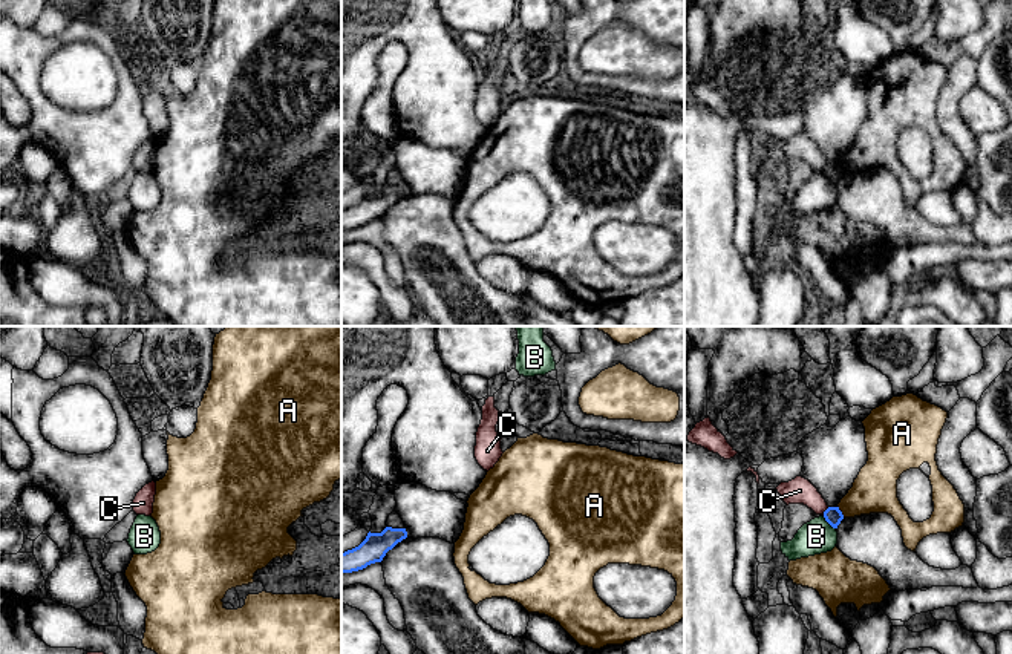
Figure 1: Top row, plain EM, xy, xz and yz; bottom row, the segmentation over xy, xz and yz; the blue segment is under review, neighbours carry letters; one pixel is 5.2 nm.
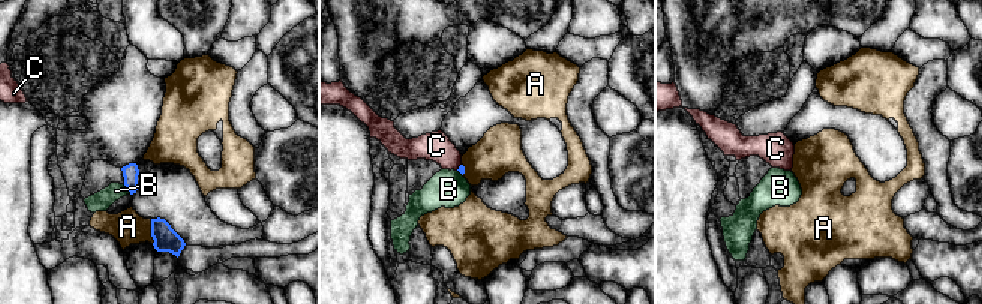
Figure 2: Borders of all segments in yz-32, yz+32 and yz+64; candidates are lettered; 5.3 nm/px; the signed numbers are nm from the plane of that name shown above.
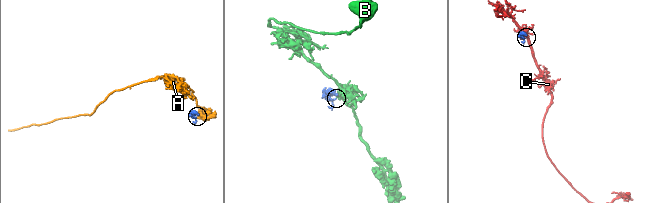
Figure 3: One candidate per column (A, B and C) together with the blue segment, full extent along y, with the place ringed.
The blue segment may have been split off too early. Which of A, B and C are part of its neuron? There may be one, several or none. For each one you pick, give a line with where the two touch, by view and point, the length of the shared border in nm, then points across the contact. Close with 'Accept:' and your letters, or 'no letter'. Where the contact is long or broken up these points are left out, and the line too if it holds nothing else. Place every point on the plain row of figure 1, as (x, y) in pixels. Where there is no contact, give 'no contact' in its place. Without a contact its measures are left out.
Accept: no letter

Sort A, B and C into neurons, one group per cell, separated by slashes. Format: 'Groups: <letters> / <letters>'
Groups: A / B / C

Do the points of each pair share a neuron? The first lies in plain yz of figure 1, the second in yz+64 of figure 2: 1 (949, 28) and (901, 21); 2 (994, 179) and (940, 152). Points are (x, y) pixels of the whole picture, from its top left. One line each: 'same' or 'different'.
1: different
2: different

